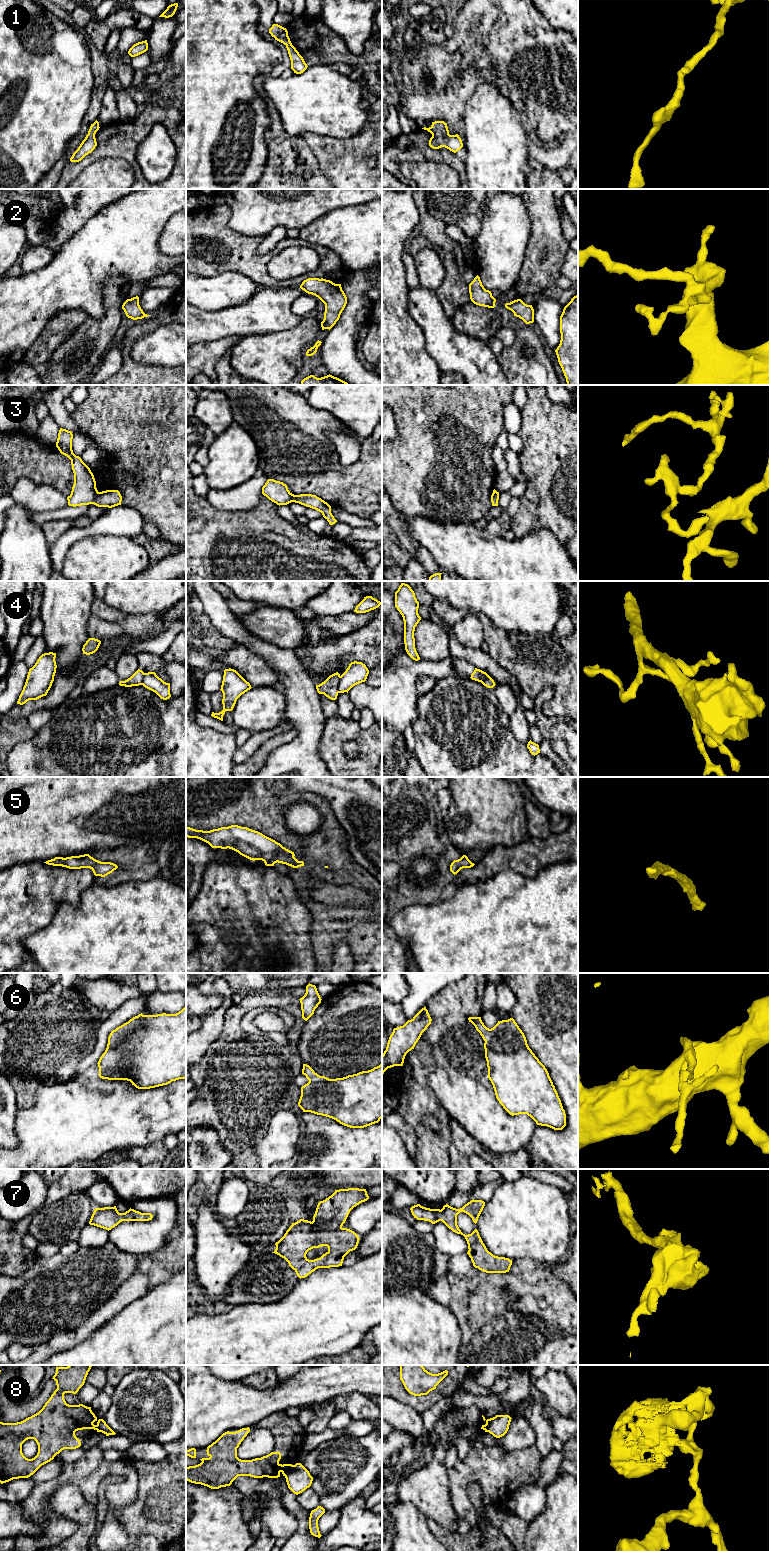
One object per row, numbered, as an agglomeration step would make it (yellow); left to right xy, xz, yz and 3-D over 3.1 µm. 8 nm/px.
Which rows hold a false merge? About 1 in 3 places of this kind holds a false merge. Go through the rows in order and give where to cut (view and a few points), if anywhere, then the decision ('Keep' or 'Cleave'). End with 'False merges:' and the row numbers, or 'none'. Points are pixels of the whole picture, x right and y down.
1: No split. Keep
2: No split. Keep
3: Split along xy (98, 492), (93, 503). Cleave
4: Split along xz (340, 676), (338, 692). Cleave
5: No split. Keep
6: No split. Keep
7: No split. Keep
8: Split along xz (294, 1465), (284, 1475). Cleave
False merges: 3, 4, 8

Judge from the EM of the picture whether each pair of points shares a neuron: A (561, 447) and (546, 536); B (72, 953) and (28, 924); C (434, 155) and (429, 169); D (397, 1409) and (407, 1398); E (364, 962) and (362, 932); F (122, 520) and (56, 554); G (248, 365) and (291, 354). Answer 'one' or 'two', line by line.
A: two
B: two
C: two
D: two
E: one
F: one
G: one

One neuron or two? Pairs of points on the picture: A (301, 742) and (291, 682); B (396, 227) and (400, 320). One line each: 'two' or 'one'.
A: one
B: one

